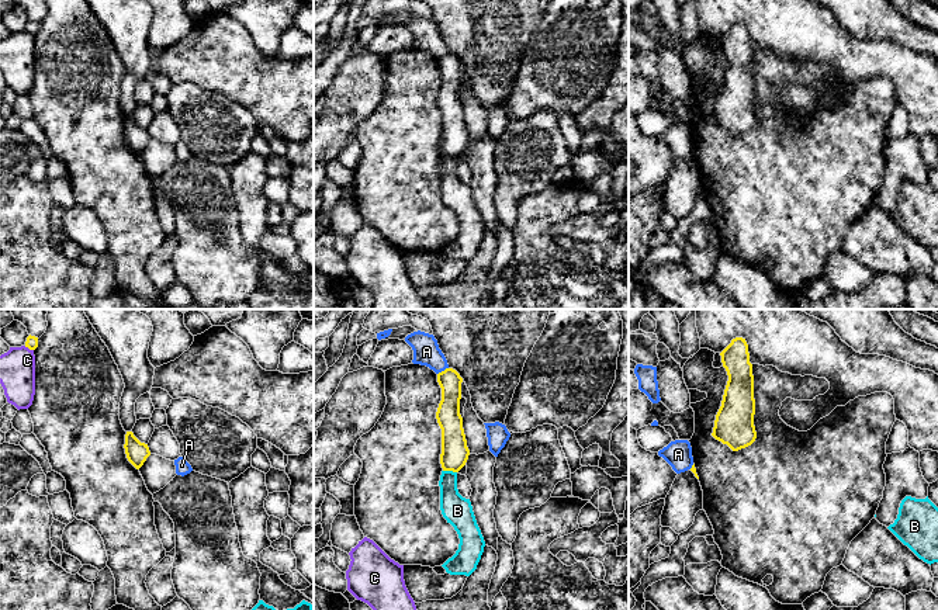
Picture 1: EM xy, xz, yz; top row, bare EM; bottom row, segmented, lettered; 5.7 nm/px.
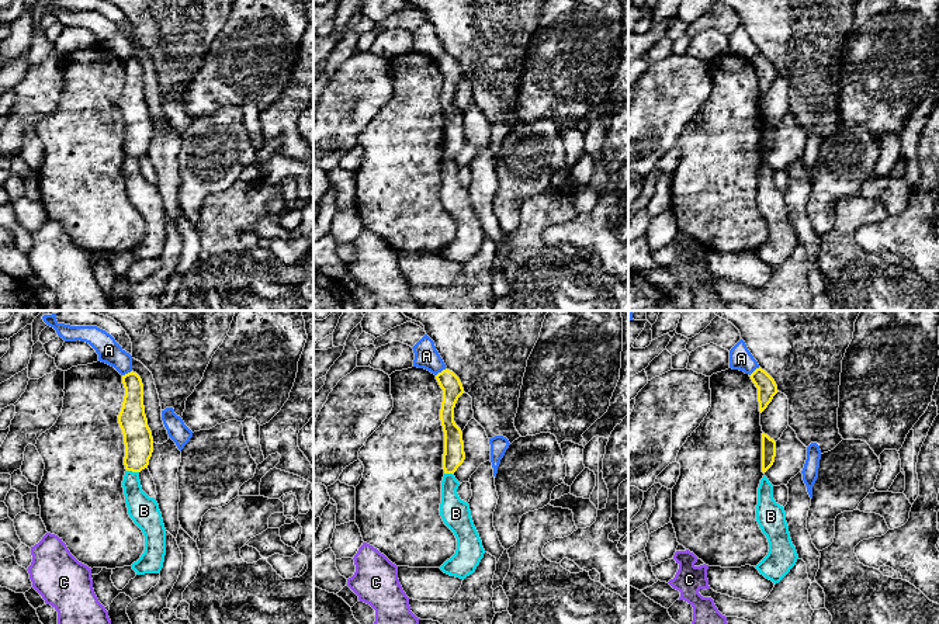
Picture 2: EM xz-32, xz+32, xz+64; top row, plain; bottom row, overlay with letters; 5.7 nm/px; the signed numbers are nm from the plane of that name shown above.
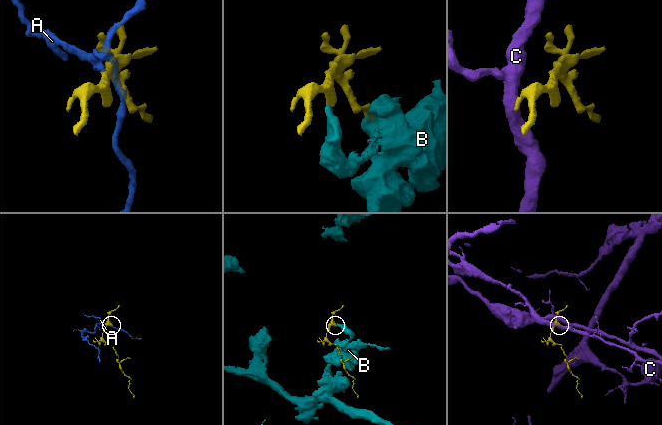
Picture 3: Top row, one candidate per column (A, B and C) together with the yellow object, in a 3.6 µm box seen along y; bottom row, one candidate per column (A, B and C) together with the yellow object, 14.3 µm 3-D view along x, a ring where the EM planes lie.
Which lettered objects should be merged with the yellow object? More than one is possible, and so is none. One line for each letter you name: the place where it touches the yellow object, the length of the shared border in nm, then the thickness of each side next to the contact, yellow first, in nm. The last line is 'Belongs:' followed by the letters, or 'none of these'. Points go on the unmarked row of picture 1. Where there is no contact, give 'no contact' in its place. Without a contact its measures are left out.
B: xz (450, 155) | 80 nm | 160/170 nm
Belongs: B

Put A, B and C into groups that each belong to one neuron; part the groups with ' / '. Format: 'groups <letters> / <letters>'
groups A / B / C

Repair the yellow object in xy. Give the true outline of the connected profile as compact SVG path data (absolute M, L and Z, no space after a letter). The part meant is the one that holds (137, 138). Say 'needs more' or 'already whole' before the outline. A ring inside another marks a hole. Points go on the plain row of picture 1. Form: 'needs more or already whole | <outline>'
already whole | M127 117L125 119L125 139L128 146L139 155L146 143L150 141L149 132L145 128L141 128L132 117Z

